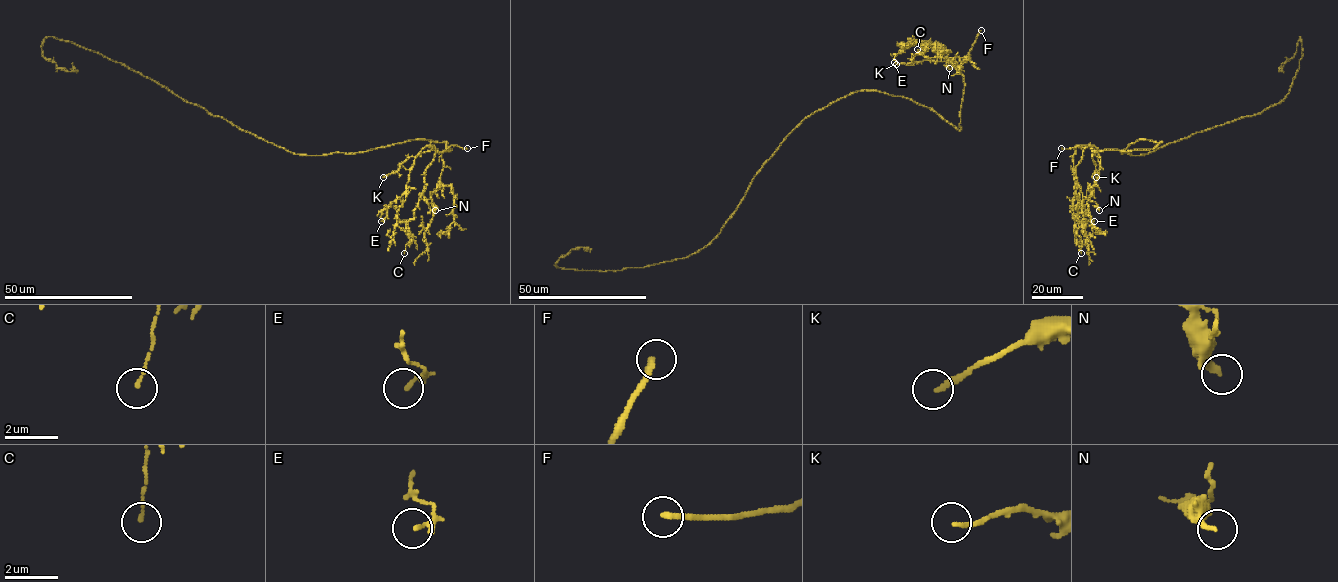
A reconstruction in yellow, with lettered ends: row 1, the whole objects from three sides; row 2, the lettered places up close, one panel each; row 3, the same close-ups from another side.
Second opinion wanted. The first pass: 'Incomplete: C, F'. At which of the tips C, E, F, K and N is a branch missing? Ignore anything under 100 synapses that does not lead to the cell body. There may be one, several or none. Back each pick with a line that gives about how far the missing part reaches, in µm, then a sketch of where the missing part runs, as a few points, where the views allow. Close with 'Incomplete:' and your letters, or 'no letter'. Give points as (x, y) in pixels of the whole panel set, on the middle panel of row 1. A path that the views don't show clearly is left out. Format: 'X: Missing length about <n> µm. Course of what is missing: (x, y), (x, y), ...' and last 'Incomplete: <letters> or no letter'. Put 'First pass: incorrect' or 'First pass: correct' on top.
First pass: incorrect
F: Missing length about 70 µm
Incomplete: F

